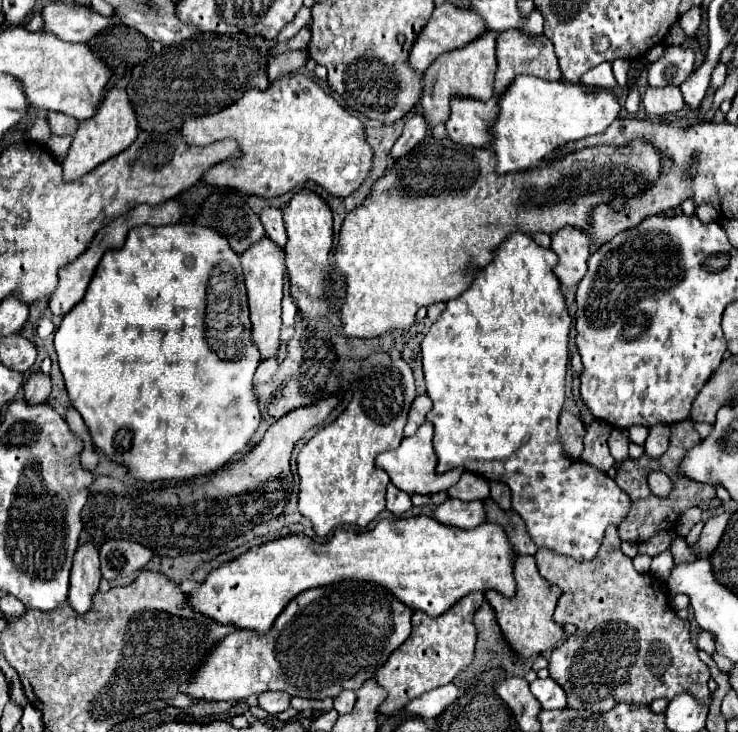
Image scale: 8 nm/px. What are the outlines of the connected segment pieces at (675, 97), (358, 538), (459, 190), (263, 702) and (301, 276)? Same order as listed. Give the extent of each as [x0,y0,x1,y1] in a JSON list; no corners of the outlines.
[[644,86,684,116],[190,516,516,632],[334,138,662,338],[258,692,290,714],[284,188,332,320]]

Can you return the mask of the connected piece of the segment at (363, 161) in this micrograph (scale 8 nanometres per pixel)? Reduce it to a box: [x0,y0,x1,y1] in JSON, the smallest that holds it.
[178,74,372,198]

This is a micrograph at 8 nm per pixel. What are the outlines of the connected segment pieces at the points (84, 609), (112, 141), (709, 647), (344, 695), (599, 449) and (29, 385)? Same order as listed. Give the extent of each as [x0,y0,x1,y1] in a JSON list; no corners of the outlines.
[[68,548,100,614],[62,86,138,180],[698,630,714,654],[334,690,356,714],[580,420,614,472],[24,370,50,404]]

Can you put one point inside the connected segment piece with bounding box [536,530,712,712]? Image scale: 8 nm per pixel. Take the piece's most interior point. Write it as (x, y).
(626, 627)

